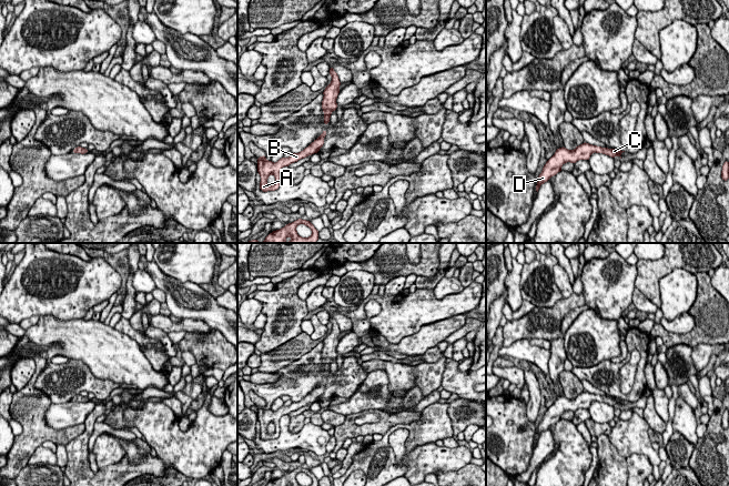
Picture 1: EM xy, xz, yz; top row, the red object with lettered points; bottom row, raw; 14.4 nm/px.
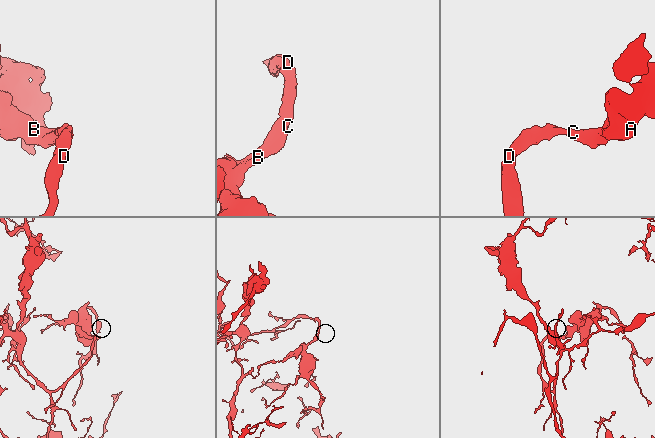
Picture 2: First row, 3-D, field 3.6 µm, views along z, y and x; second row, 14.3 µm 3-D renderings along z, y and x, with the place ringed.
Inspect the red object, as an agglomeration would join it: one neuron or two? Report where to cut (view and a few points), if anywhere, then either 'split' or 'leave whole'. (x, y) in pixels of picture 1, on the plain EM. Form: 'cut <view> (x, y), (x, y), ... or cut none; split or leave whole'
cut none; leave whole

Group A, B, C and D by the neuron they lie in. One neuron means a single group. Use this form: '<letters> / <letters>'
A B C D

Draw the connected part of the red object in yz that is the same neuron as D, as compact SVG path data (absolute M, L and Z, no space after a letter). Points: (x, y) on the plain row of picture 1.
M586 391L576 395L575 398L567 398L565 395L559 396L544 414L543 419L538 425L538 431L535 438L538 441L543 432L548 431L551 425L560 421L564 412L571 411L575 413L578 408L588 409L594 401L603 402L611 406L619 405L621 407L620 403L625 399L619 397L601 396Z

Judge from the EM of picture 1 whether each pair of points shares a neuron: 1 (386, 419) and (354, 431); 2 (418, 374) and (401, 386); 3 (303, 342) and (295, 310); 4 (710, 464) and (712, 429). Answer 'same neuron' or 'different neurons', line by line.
1: same neuron
2: same neuron
3: different neurons
4: same neuron

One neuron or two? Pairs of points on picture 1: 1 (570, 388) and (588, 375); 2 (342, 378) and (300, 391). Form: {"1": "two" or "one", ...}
{"1": "two", "2": "one"}

